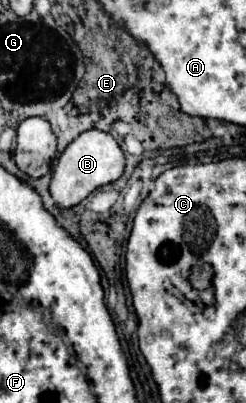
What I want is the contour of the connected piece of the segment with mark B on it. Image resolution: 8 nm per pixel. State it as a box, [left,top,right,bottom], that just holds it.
[50,129,124,207]

